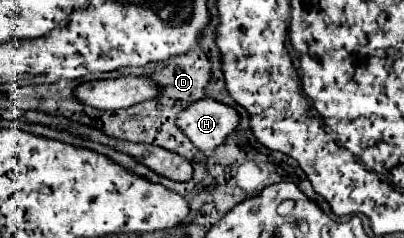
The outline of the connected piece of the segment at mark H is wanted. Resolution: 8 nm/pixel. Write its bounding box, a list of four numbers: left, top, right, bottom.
[177,97,239,153]

